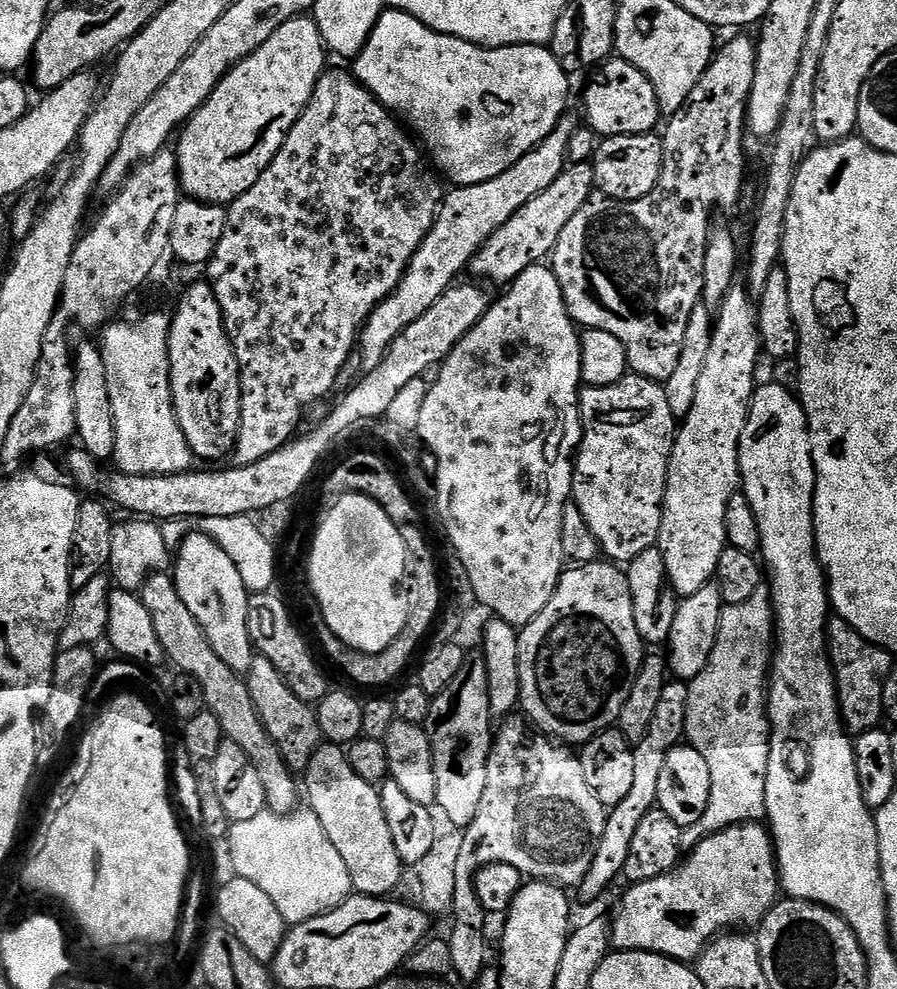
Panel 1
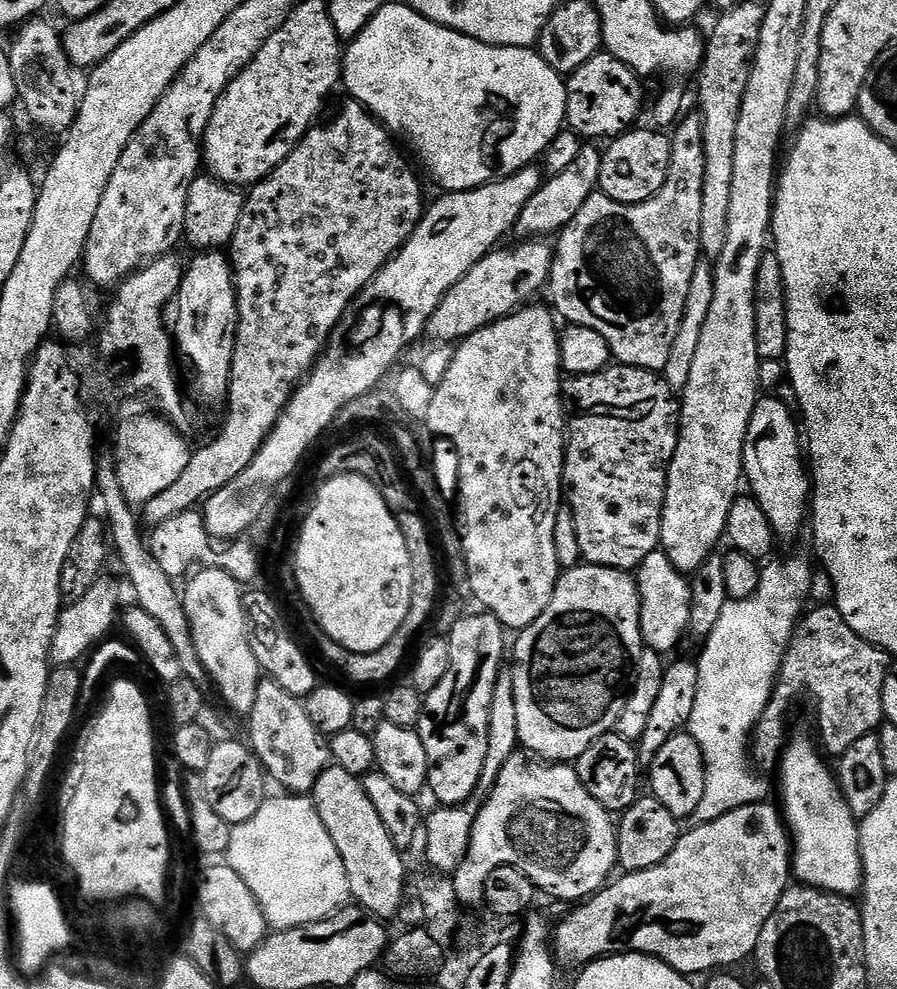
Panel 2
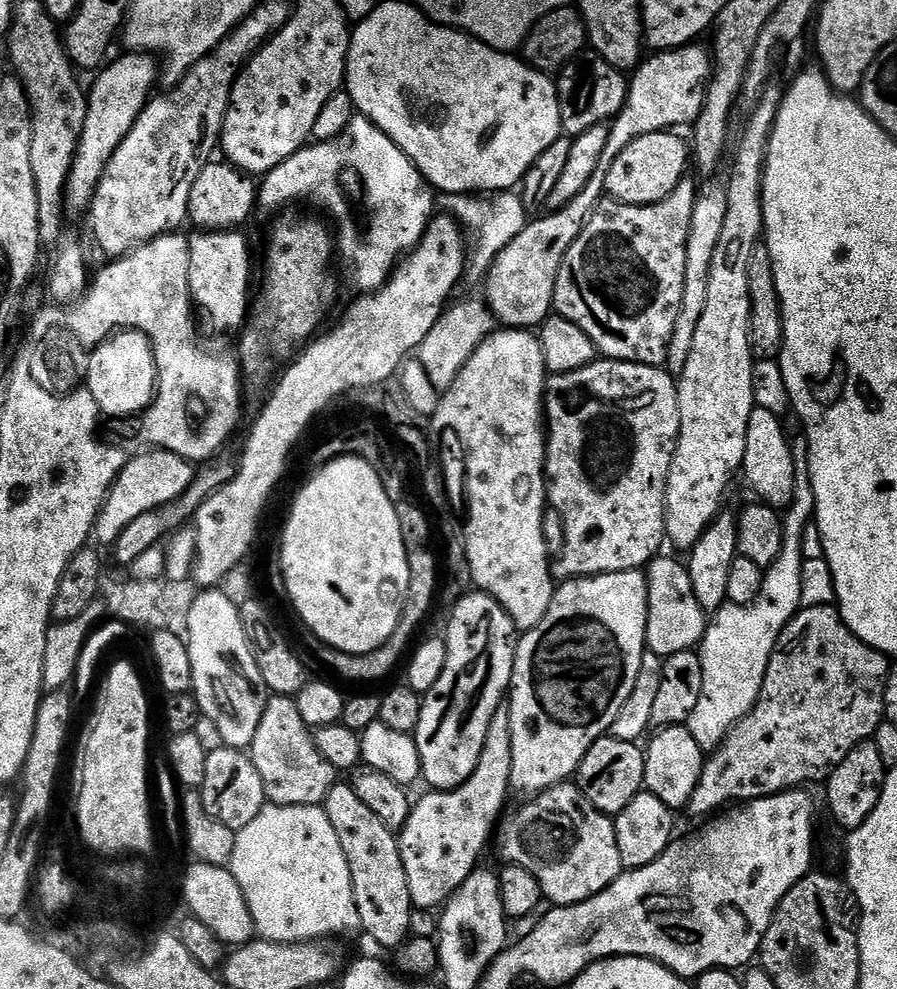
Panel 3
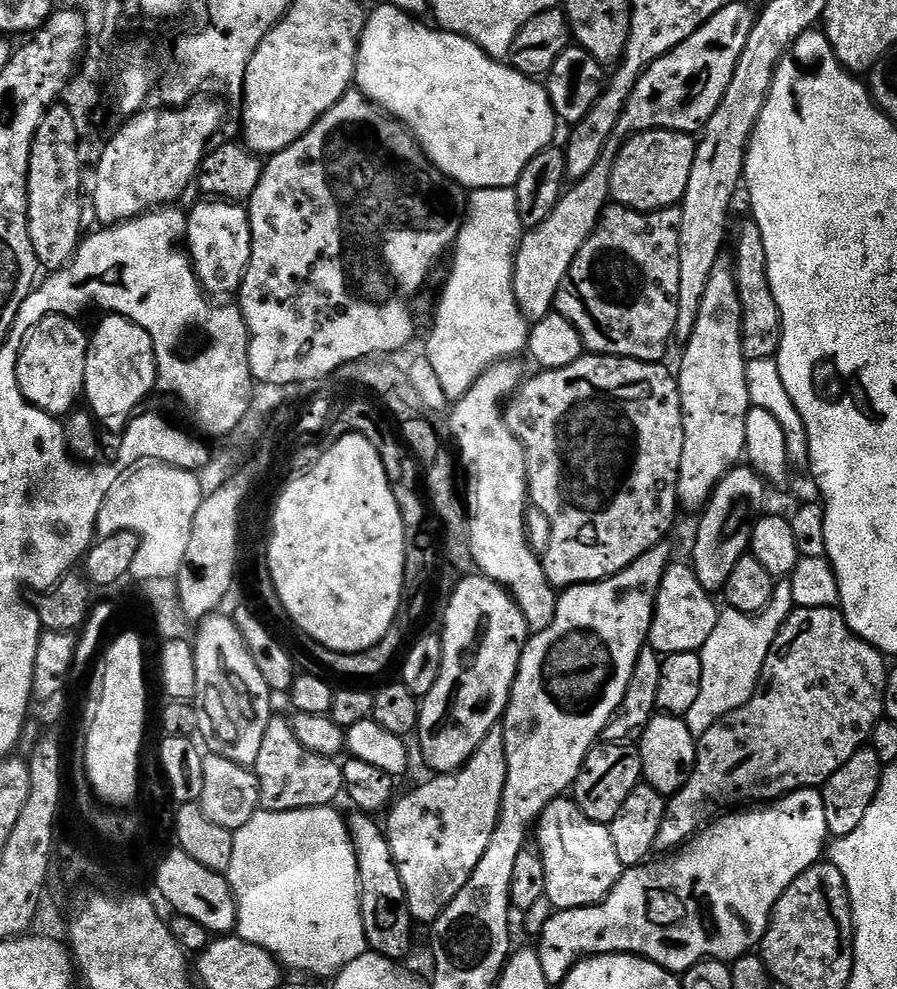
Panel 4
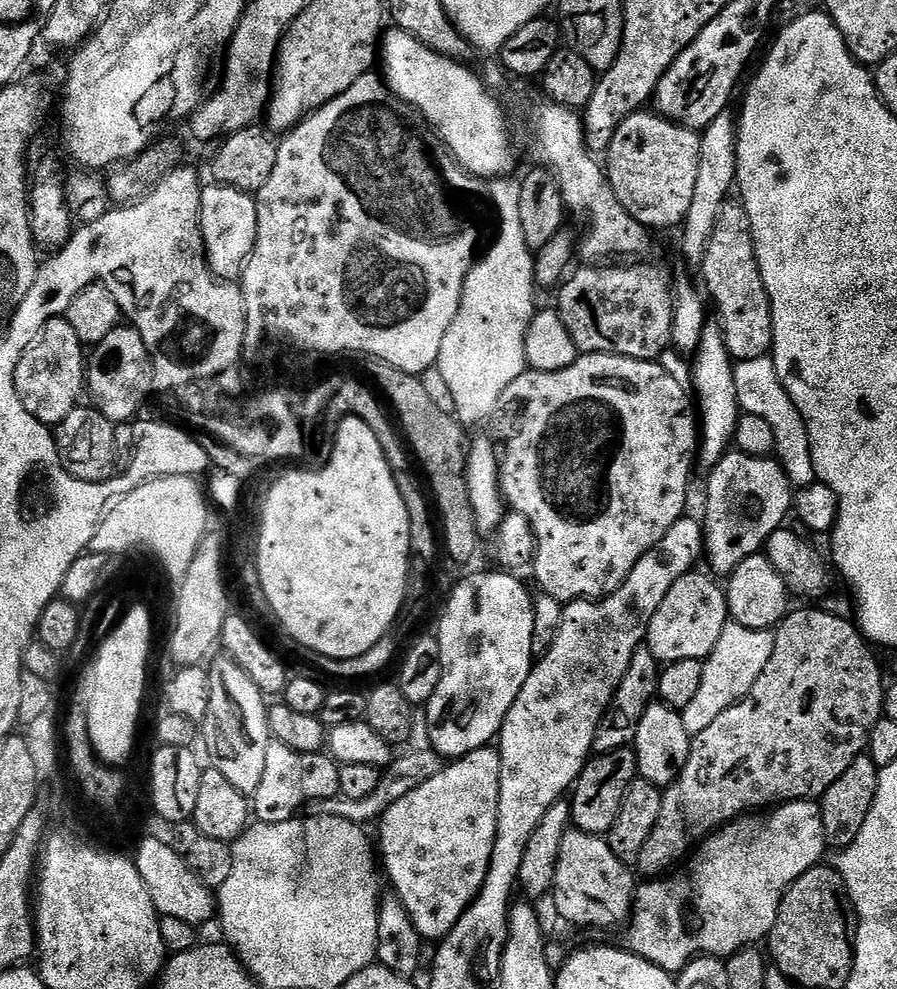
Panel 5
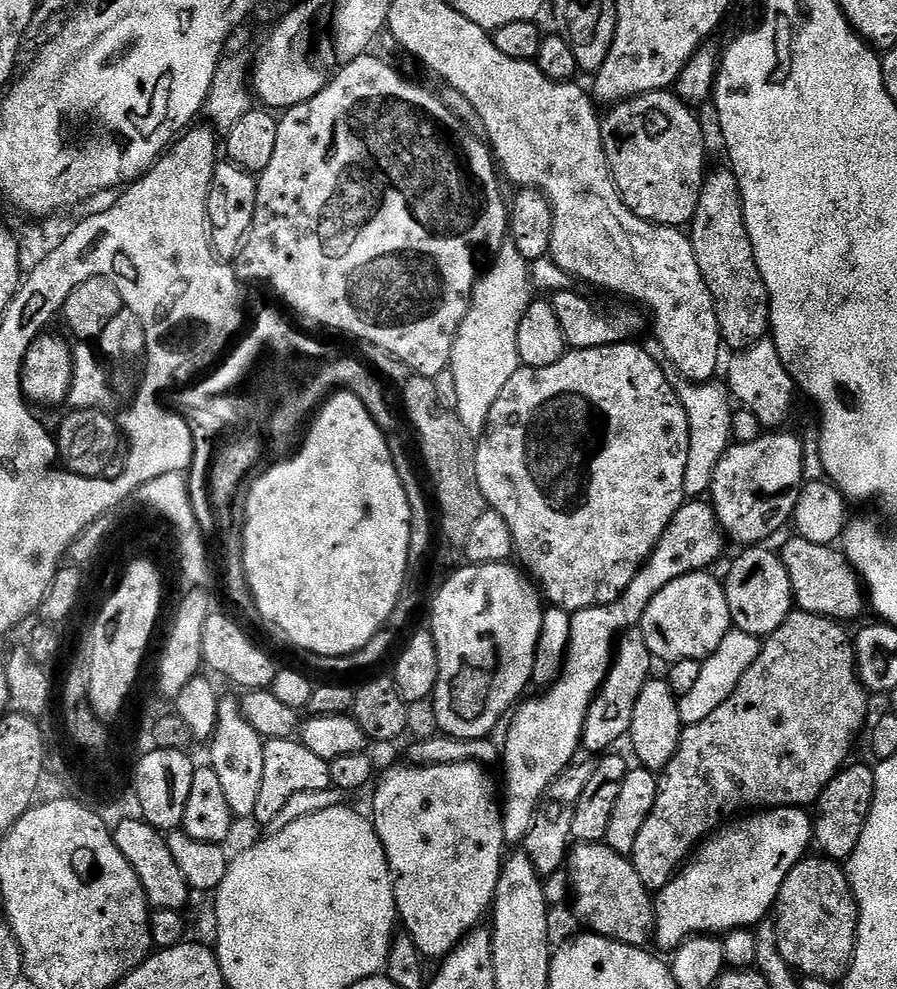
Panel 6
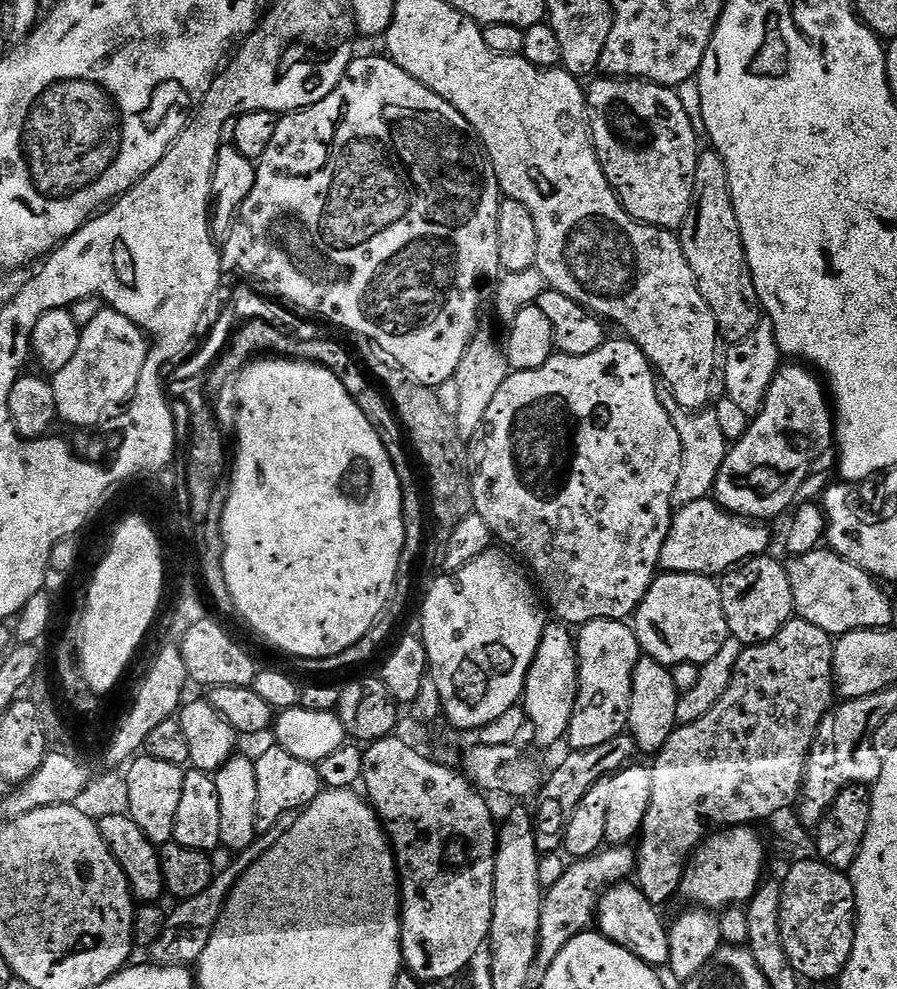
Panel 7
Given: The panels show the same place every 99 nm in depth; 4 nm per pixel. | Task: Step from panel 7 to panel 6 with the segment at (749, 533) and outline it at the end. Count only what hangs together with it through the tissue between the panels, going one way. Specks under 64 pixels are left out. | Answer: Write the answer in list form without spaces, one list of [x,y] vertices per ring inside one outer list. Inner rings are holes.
[[[686,502],[672,519],[666,534],[662,534],[658,546],[640,568],[634,582],[630,582],[630,586],[617,600],[597,608],[571,613],[570,646],[568,656],[564,659],[564,669],[553,684],[541,691],[544,692],[541,696],[529,695],[511,713],[512,725],[508,728],[504,744],[502,740],[505,845],[523,845],[536,817],[536,805],[540,803],[544,791],[552,785],[554,778],[558,778],[558,774],[562,774],[562,770],[566,770],[577,759],[576,751],[579,753],[582,748],[580,739],[590,702],[604,684],[618,637],[625,630],[639,625],[646,614],[646,606],[650,606],[654,594],[658,594],[662,586],[691,572],[711,569],[711,564],[723,554],[724,544],[726,545],[724,530],[720,527],[711,503]]]

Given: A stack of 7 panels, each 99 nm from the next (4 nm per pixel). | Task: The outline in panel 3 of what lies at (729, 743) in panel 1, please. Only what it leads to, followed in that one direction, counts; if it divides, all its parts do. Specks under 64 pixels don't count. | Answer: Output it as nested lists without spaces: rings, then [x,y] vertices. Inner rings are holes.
[[[792,444],[794,458],[794,490],[792,502],[783,513],[784,541],[773,564],[766,569],[760,596],[753,604],[729,604],[709,619],[704,638],[698,645],[702,662],[702,698],[694,706],[686,727],[694,734],[694,742],[705,750],[714,750],[728,737],[728,732],[758,702],[768,663],[782,630],[802,607],[804,596],[804,531],[810,528],[816,514],[814,486],[810,482],[808,445]]]

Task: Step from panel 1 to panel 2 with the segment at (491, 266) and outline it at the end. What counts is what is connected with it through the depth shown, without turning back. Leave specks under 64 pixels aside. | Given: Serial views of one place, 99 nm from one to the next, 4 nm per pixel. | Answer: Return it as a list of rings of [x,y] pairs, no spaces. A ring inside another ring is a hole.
[[[596,146],[581,147],[574,166],[566,166],[566,170],[562,170],[562,174],[549,175],[541,183],[534,198],[530,198],[530,202],[516,220],[515,235],[520,235],[521,241],[528,242],[533,238],[548,238],[551,232],[553,234],[563,232],[564,227],[574,218],[574,214],[578,214],[578,210],[582,210],[586,198],[590,198],[592,193],[599,189],[601,170],[601,149]]]

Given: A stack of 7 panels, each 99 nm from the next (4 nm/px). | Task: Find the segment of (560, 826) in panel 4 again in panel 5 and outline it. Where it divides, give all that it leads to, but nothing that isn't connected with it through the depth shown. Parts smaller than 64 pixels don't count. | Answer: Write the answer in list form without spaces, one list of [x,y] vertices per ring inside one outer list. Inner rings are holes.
[[[569,830],[562,838],[554,889],[560,920],[569,920],[584,928],[612,928],[620,923],[623,925],[634,911],[638,887],[637,877],[634,872],[632,877],[631,871],[633,869],[625,861],[616,857],[604,836]]]

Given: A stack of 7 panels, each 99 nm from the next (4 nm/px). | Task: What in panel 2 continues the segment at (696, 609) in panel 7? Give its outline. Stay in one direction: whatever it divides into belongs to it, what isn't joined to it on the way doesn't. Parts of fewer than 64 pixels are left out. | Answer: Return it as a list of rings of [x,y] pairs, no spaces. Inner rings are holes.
[[[657,550],[635,569],[634,579],[640,592],[640,625],[645,645],[661,654],[674,651],[690,632],[692,585],[689,577],[670,562],[663,550]]]

